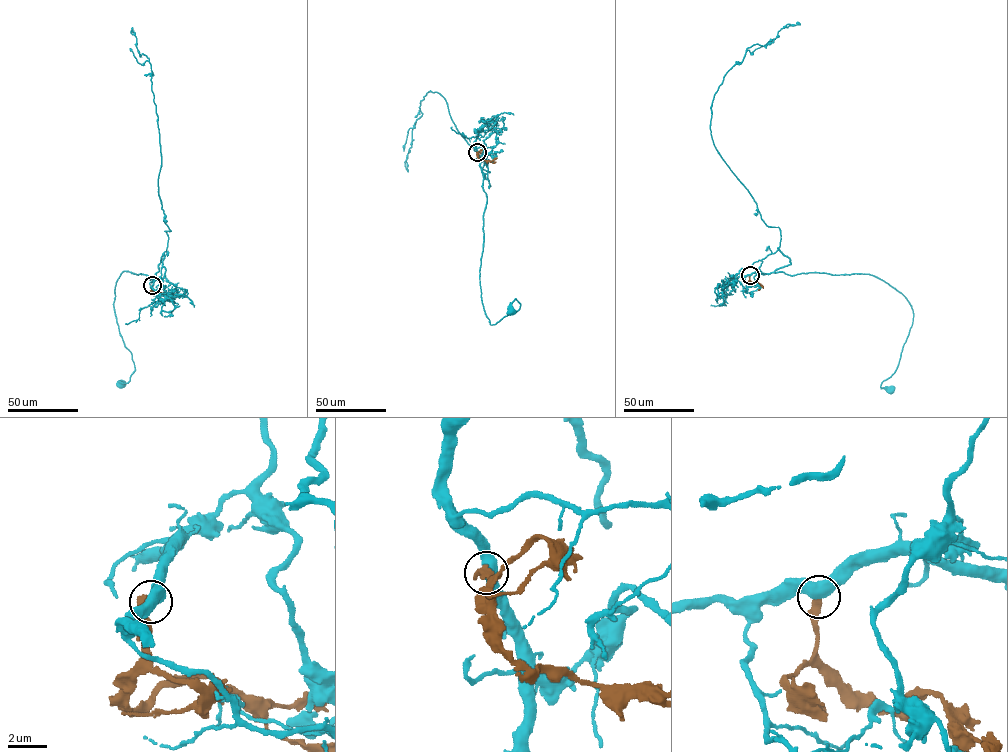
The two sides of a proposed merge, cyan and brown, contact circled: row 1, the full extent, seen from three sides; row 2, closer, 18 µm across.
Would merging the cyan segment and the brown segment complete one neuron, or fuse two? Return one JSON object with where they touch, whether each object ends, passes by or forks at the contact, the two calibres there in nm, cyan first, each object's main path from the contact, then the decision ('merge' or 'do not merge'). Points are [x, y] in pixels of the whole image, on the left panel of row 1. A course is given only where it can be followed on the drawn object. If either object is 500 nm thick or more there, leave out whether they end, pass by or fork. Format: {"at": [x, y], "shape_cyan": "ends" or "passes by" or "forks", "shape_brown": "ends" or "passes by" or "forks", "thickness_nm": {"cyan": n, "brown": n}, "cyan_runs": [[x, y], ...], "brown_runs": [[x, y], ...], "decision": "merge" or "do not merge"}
{"at": [152, 285], "thickness_nm": {"cyan": 500, "brown": 400}, "cyan_runs": [[152, 285], [152, 277], [124, 271], [115, 285], [114, 309], [119, 335], [135, 369], [122, 385]], "brown_runs": [[152, 285], [150, 292], [158, 291], [168, 296]], "decision": "do not merge"}

